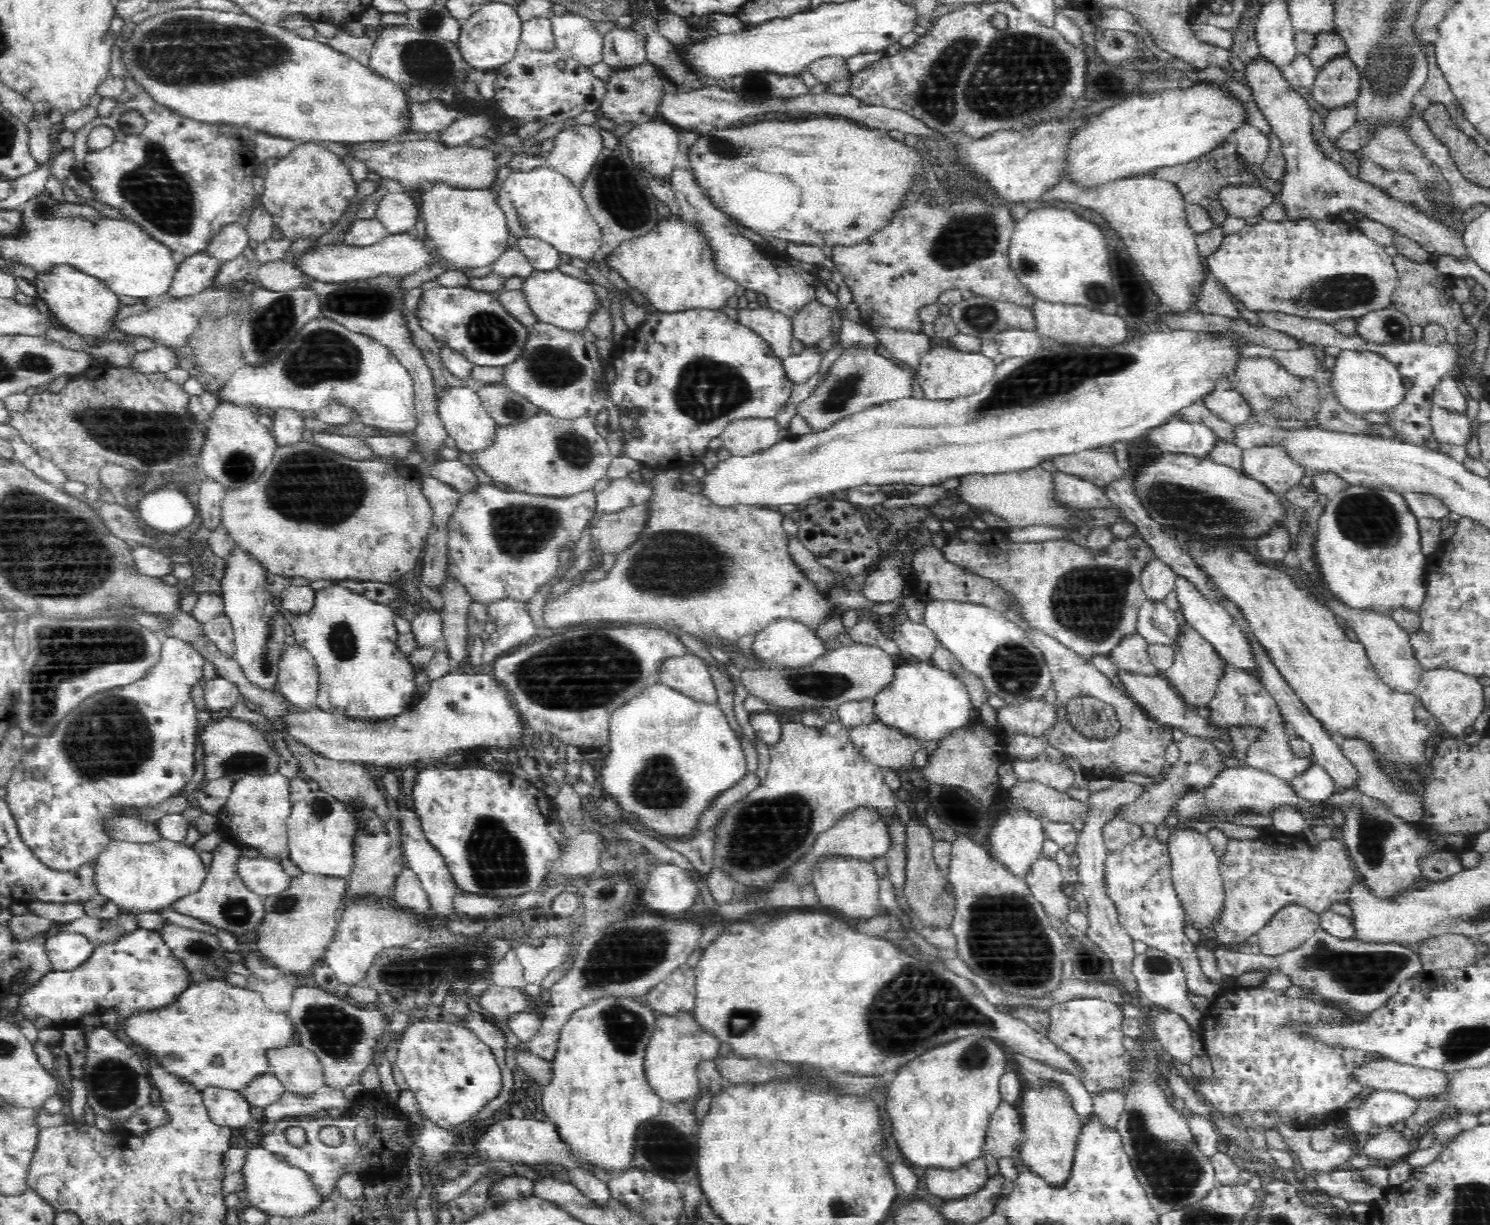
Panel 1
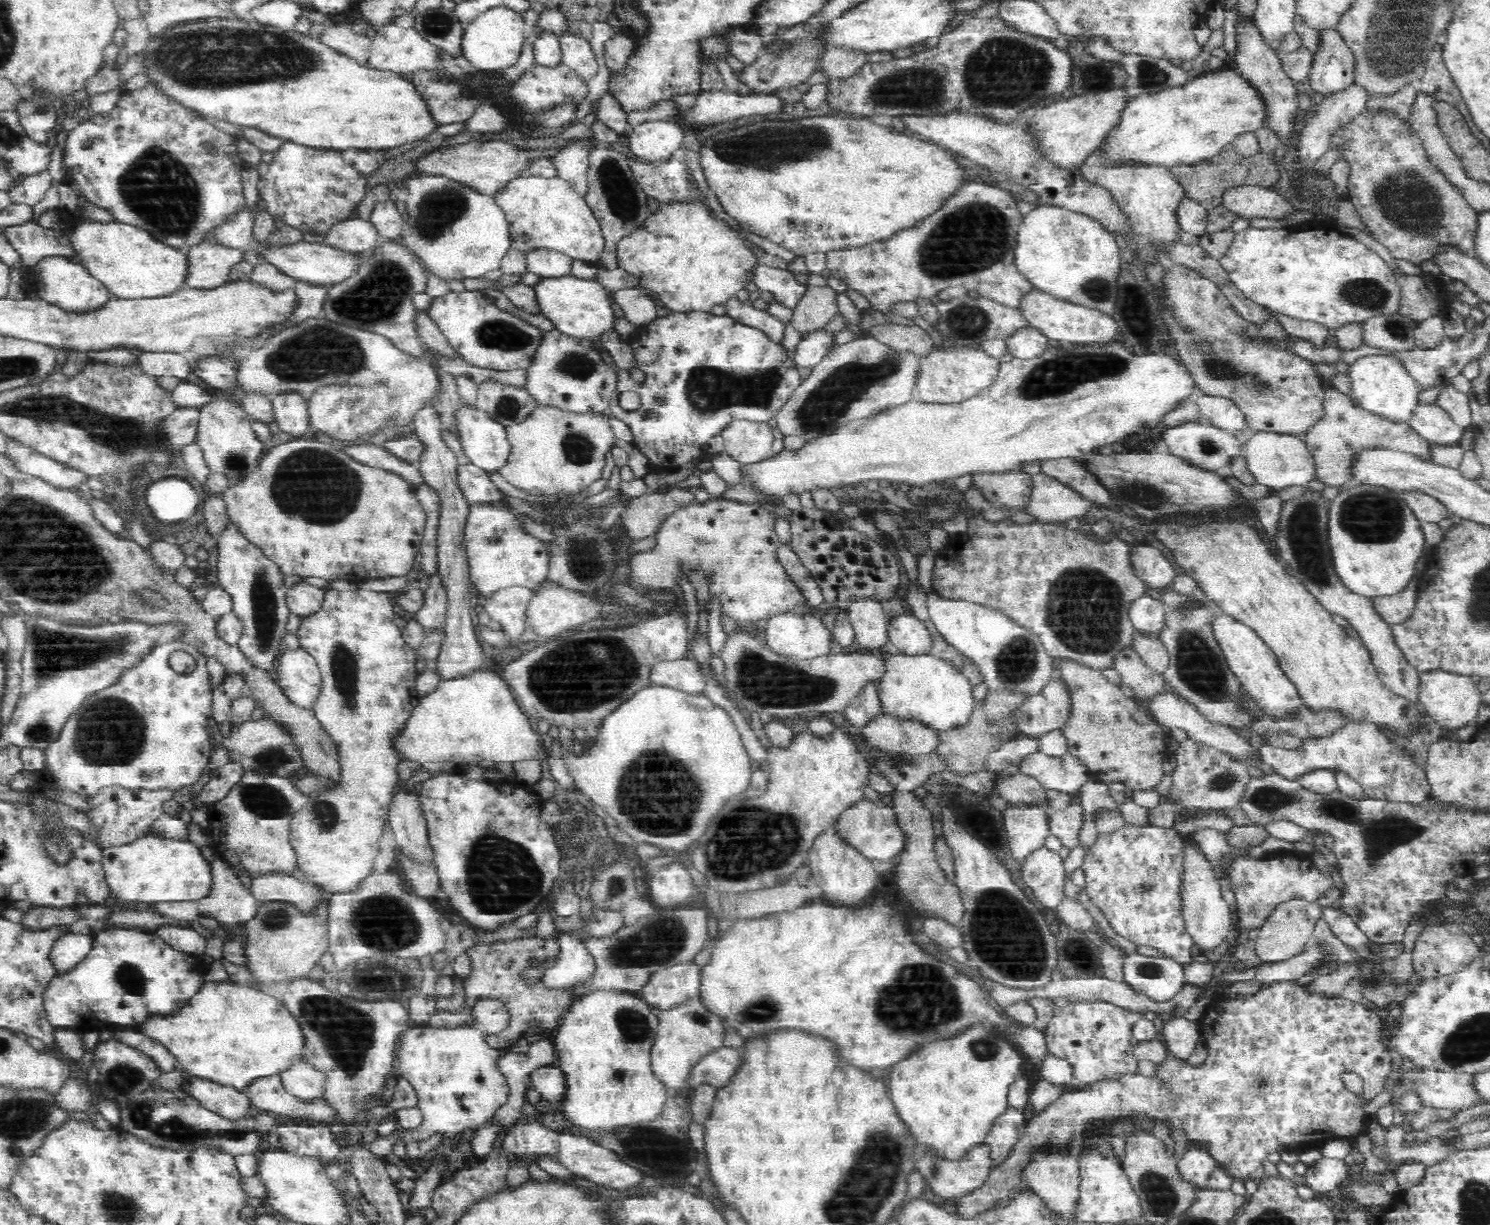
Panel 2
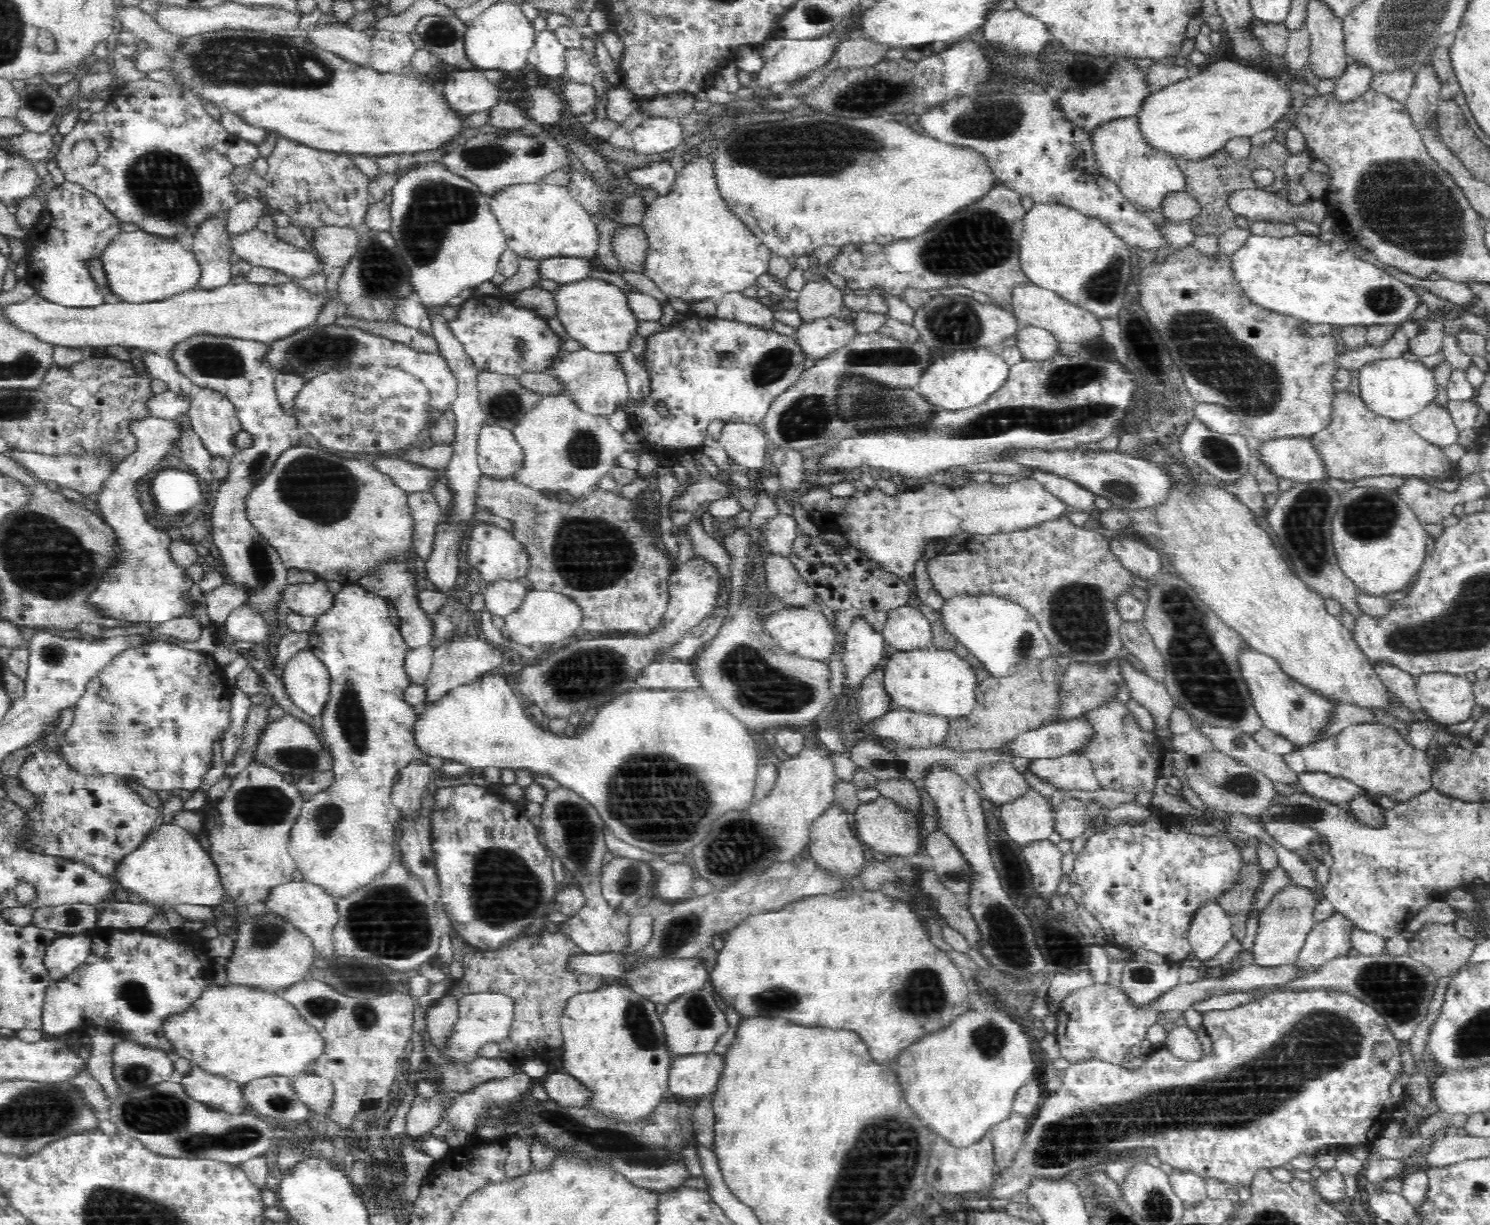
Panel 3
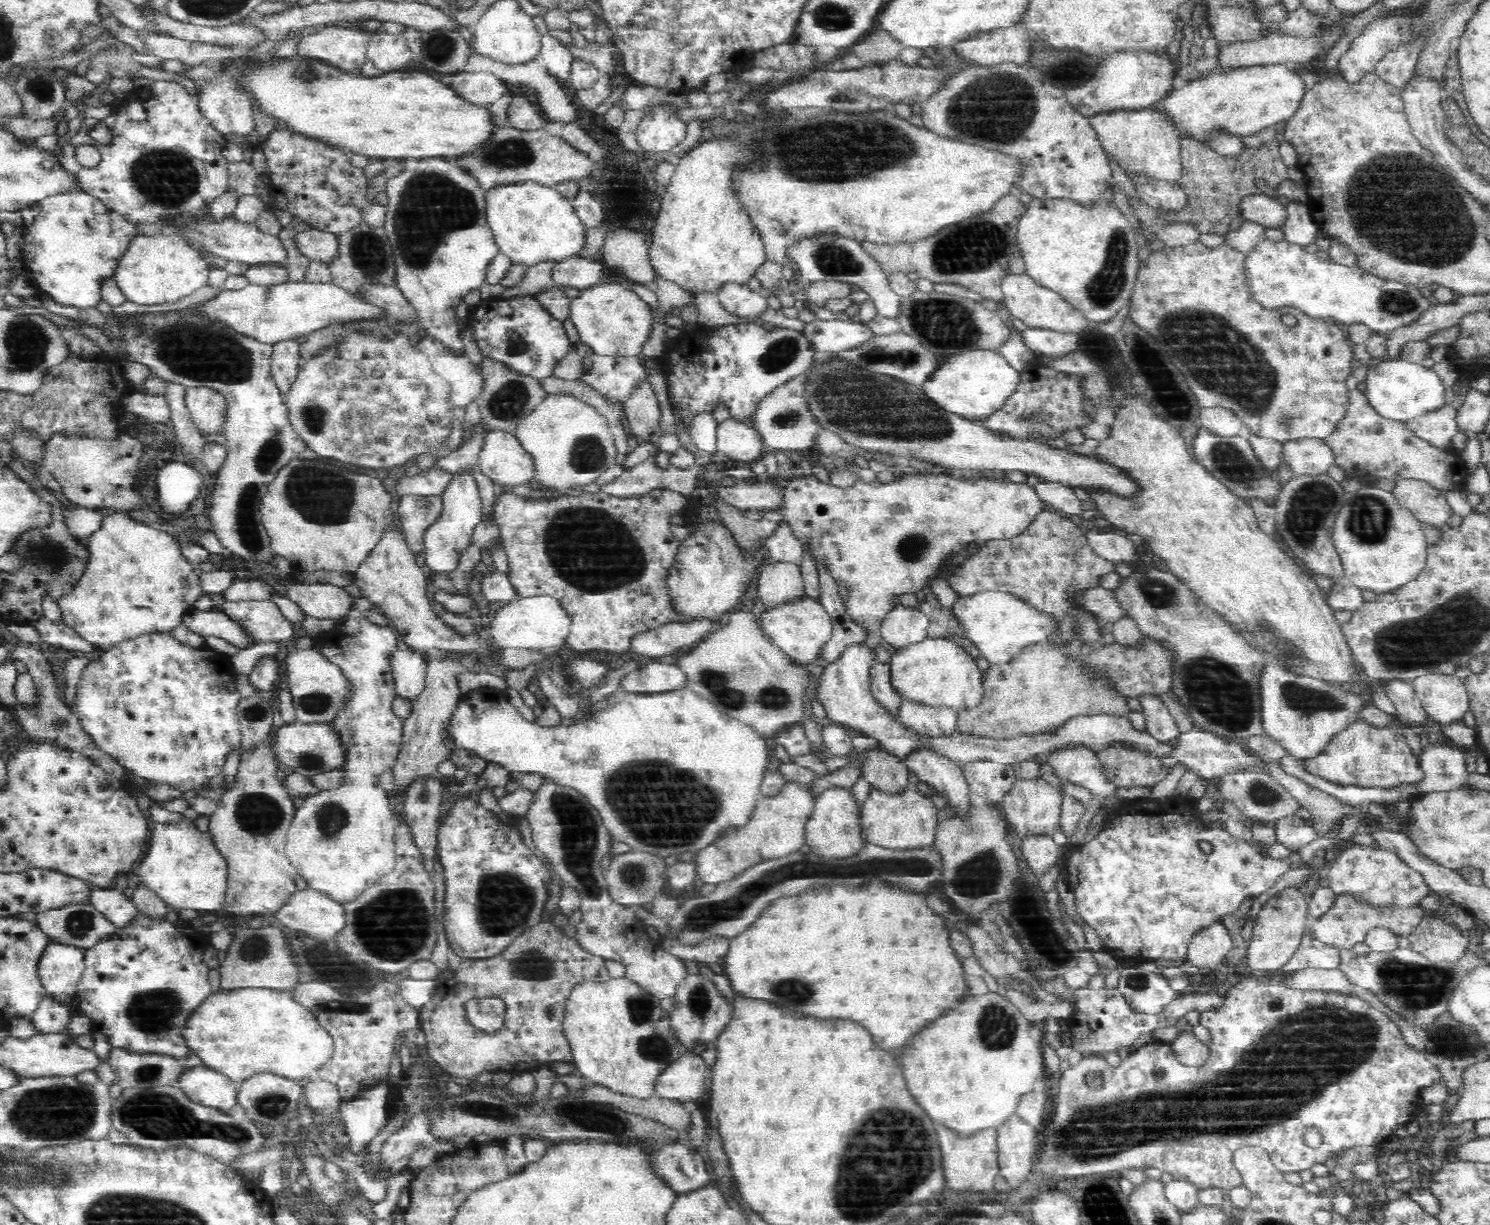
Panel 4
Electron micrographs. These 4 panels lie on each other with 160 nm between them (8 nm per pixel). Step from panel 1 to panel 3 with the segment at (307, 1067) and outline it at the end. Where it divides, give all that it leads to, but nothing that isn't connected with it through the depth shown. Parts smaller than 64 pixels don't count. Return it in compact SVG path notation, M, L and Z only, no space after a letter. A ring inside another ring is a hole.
M306 1072L294 1076L293 1087L300 1100L316 1114L332 1114L335 1097L334 1083L326 1077Z

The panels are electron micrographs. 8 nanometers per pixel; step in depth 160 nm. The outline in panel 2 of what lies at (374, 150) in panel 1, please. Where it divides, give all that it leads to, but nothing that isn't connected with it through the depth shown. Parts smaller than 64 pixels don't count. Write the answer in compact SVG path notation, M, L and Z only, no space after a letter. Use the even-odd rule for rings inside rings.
M490 140L485 142L470 141L465 144L443 146L422 158L418 168L423 172L442 174L448 178L459 180L483 195L495 195L509 182L526 177L527 168L536 160L542 160L545 154L539 149L520 148L507 141Z

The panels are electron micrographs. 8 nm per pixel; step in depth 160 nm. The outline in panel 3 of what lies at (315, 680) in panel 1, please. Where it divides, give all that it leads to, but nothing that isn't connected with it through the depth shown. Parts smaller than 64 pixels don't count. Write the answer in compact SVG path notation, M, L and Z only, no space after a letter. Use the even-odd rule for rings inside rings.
M309 649L292 657L281 680L293 703L316 721L330 702L331 674L328 667Z

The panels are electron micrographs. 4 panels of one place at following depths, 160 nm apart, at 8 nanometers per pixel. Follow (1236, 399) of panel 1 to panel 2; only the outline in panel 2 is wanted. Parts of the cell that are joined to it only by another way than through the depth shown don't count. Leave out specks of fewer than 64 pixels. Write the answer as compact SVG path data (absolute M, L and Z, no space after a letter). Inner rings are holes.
M1201 396L1196 403L1201 420L1205 420L1212 426L1234 434L1247 427L1242 412L1232 401L1214 396Z

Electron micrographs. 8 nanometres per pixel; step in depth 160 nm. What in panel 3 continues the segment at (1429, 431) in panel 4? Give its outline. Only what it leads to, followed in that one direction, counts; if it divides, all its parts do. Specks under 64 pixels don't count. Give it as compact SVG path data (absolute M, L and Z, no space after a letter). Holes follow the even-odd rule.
M1429 404L1416 416L1409 419L1413 432L1424 440L1442 448L1457 444L1459 429L1453 422L1450 411L1446 407Z

